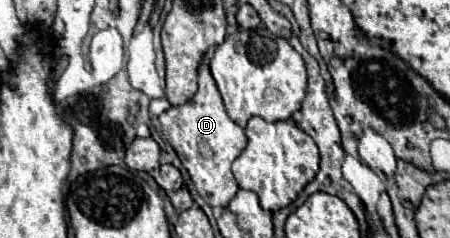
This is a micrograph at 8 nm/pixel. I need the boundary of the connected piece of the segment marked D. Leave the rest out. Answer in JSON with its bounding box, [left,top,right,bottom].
[160,49,248,207]

